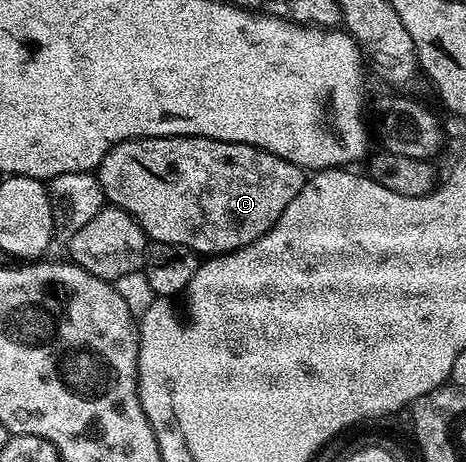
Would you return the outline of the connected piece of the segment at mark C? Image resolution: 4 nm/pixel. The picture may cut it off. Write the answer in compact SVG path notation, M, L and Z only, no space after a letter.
M158 135L143 139L126 139L123 143L116 143L112 149L103 157L101 166L97 168L96 177L101 182L101 188L106 200L112 206L121 207L126 213L142 227L145 234L153 243L170 243L171 245L183 245L187 249L197 252L201 257L212 257L214 255L226 255L228 251L237 251L240 247L251 245L263 233L267 233L283 217L283 209L291 205L293 198L303 189L307 175L296 163L287 161L283 157L275 157L266 151L260 151L258 147L243 145L242 143L228 143L218 139L200 139L197 135Z

